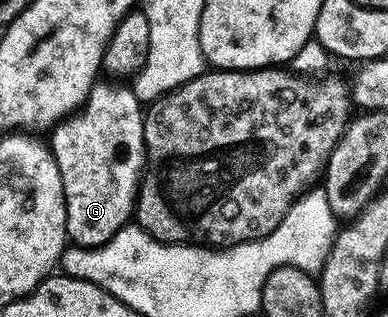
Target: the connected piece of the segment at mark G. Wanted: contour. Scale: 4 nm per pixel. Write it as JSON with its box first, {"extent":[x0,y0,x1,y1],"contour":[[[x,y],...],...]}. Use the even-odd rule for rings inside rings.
{"extent":[51,82,145,248],"contour":[[[98,82],[89,91],[85,103],[73,115],[52,129],[51,151],[63,178],[63,194],[67,206],[67,234],[78,248],[98,248],[106,244],[120,228],[134,219],[137,190],[145,166],[145,117],[142,101],[132,87],[120,88],[117,82]]]}

